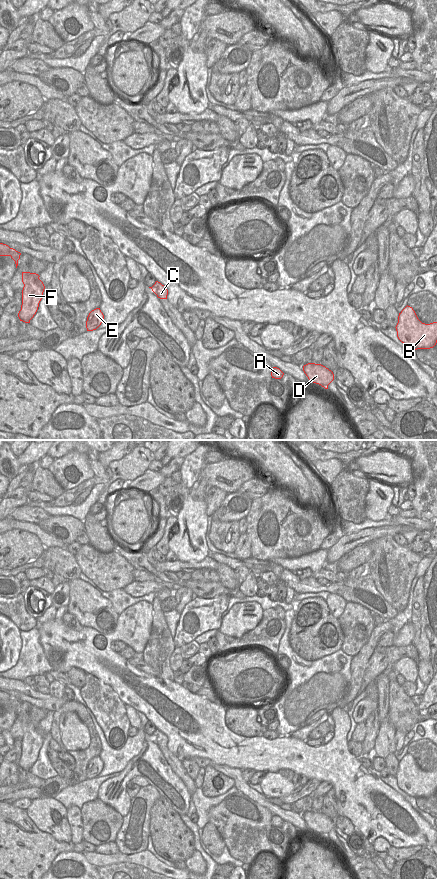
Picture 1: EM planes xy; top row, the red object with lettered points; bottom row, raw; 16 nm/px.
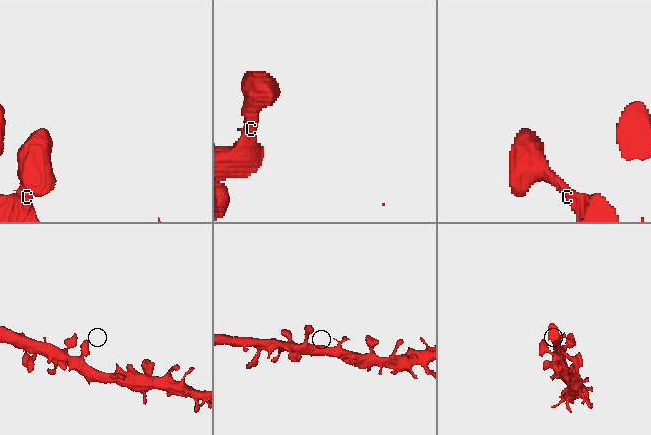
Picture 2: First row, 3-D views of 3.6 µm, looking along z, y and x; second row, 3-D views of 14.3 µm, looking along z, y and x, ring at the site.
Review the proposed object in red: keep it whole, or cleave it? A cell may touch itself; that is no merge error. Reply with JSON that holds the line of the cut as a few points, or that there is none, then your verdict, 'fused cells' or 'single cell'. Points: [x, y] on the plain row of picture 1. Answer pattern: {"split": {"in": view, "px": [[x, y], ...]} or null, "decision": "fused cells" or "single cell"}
{"split": null, "decision": "single cell"}

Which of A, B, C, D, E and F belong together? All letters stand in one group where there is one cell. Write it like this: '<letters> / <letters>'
A B C D E F

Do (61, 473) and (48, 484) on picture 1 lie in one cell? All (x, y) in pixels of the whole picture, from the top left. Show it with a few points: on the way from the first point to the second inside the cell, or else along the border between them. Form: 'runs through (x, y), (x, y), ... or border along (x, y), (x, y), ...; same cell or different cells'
border along (47, 469), (64, 490); different cells

